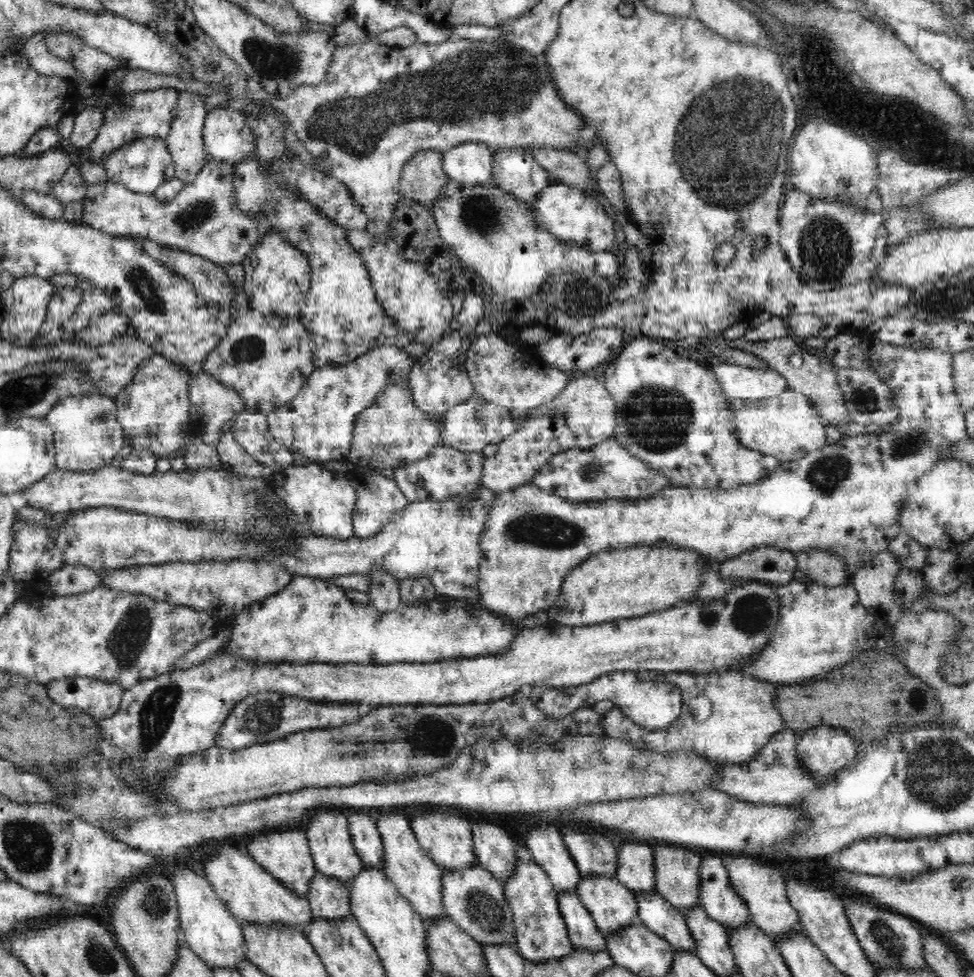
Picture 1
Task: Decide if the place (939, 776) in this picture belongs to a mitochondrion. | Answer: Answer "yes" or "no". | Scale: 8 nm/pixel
yes

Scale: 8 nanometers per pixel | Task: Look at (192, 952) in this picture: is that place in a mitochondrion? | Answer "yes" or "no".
no

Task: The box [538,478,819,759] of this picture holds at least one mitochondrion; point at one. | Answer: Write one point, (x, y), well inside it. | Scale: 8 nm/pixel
(750, 613)

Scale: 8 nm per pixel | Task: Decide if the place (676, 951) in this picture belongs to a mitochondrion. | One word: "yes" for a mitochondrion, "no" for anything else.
no

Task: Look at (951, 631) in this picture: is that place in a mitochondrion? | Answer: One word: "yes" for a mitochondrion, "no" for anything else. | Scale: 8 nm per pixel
no

